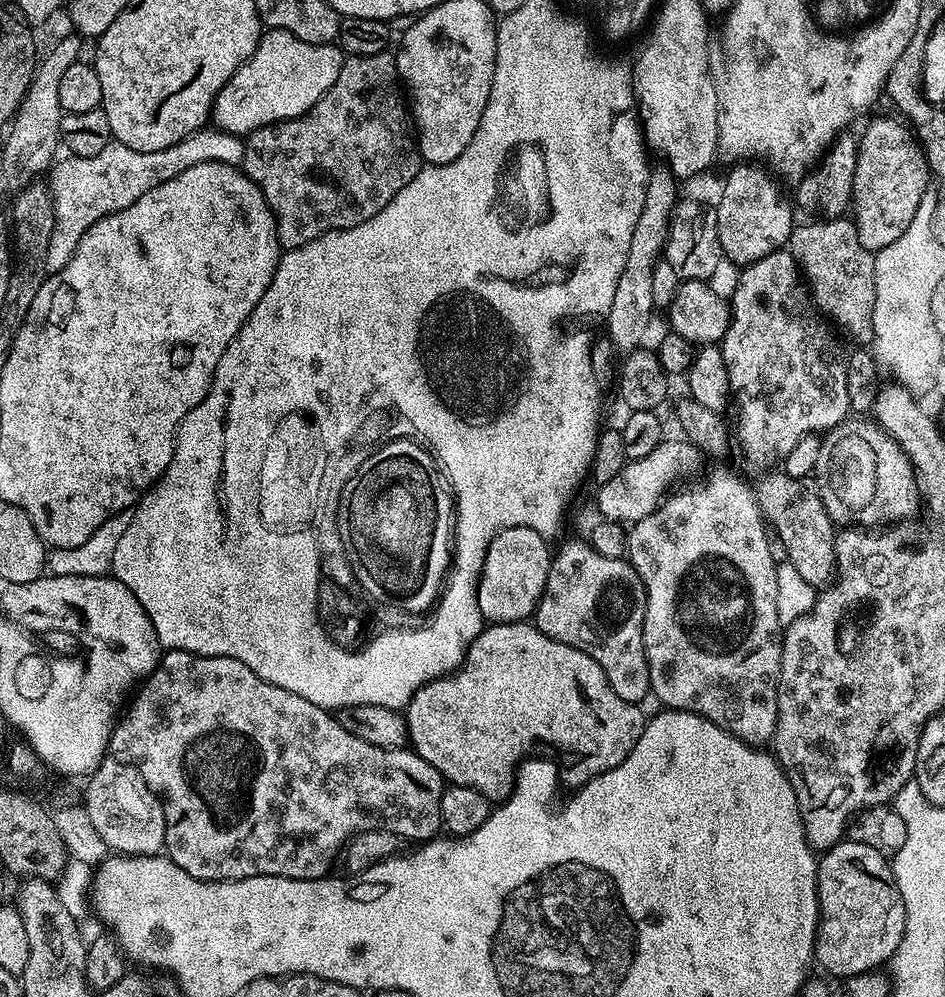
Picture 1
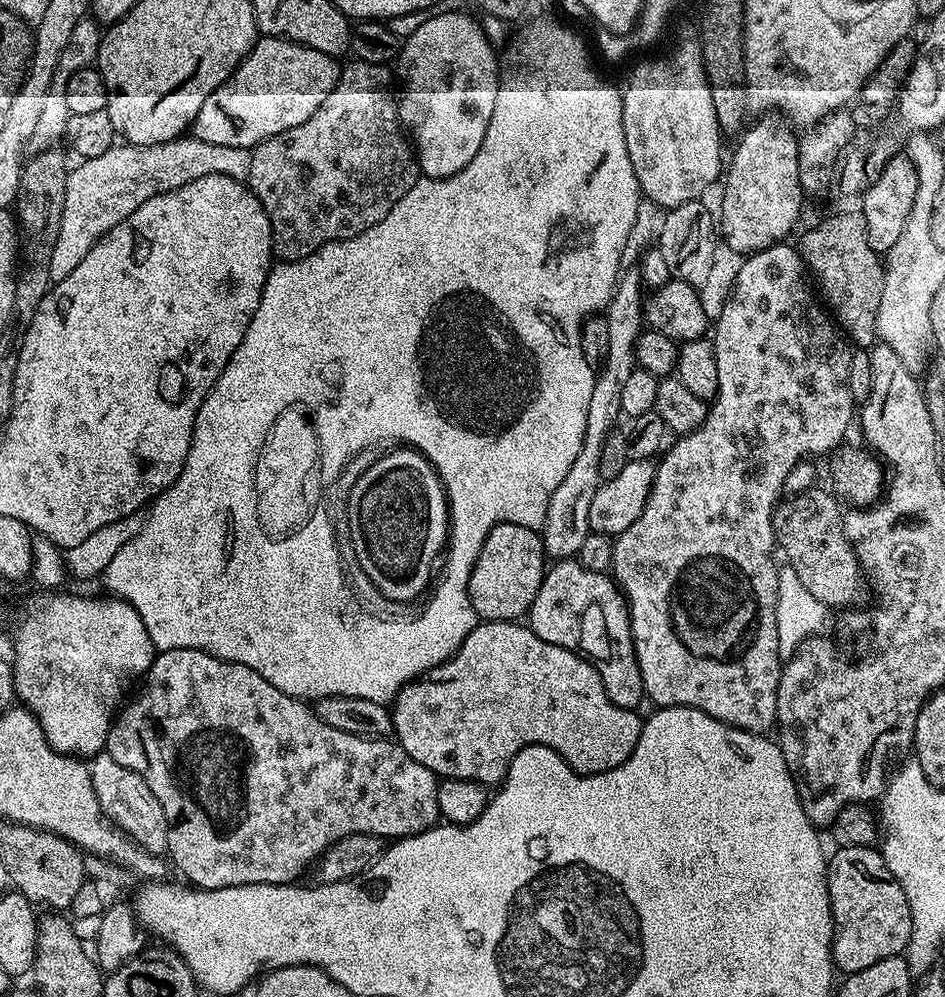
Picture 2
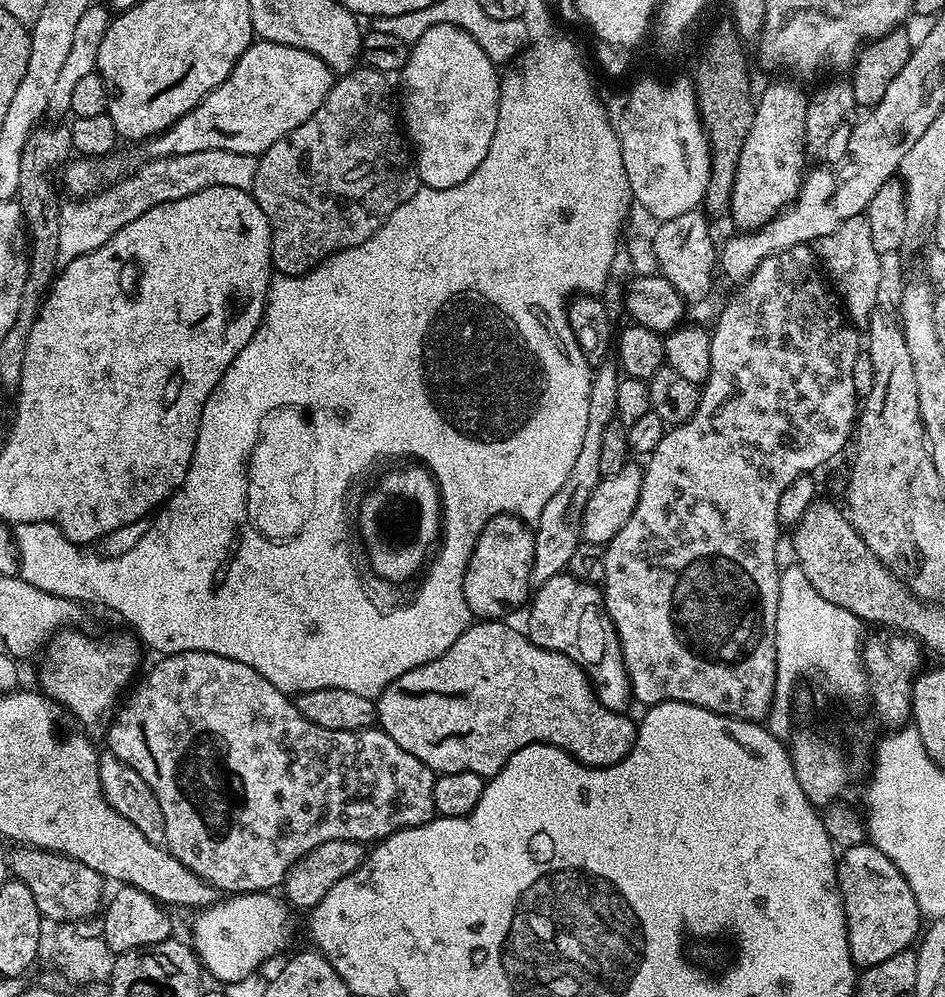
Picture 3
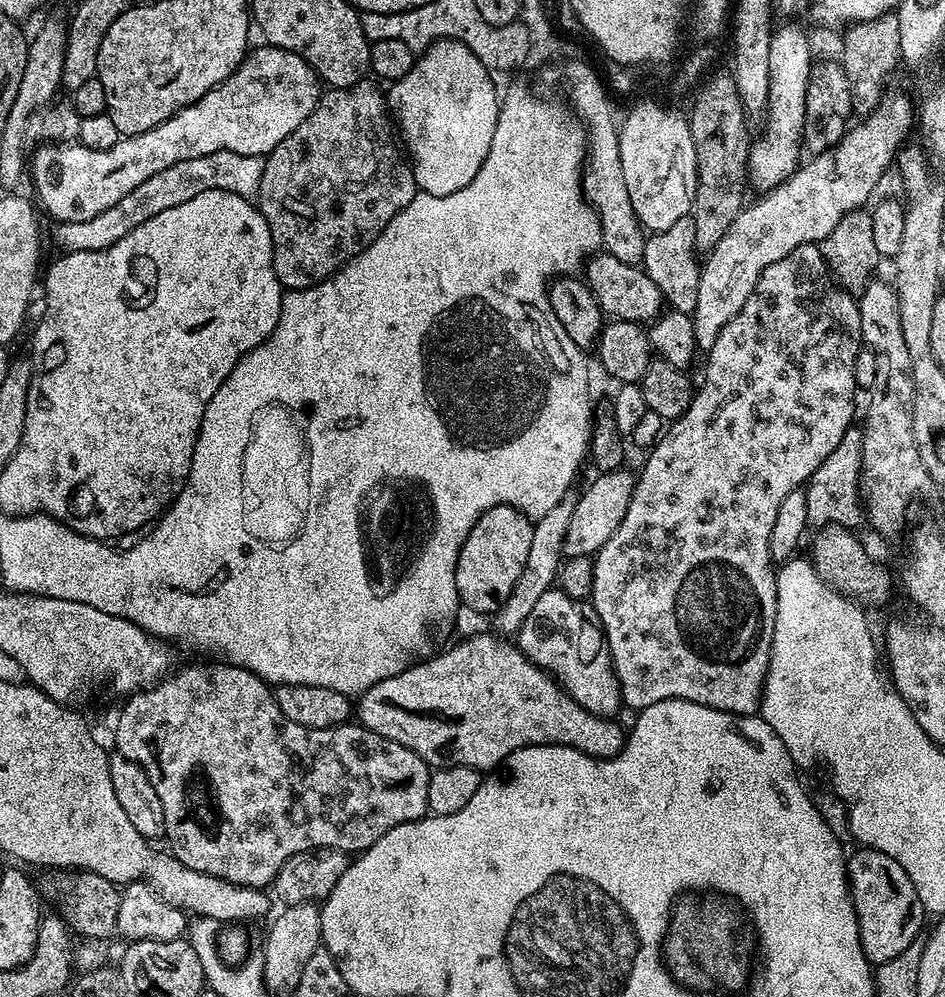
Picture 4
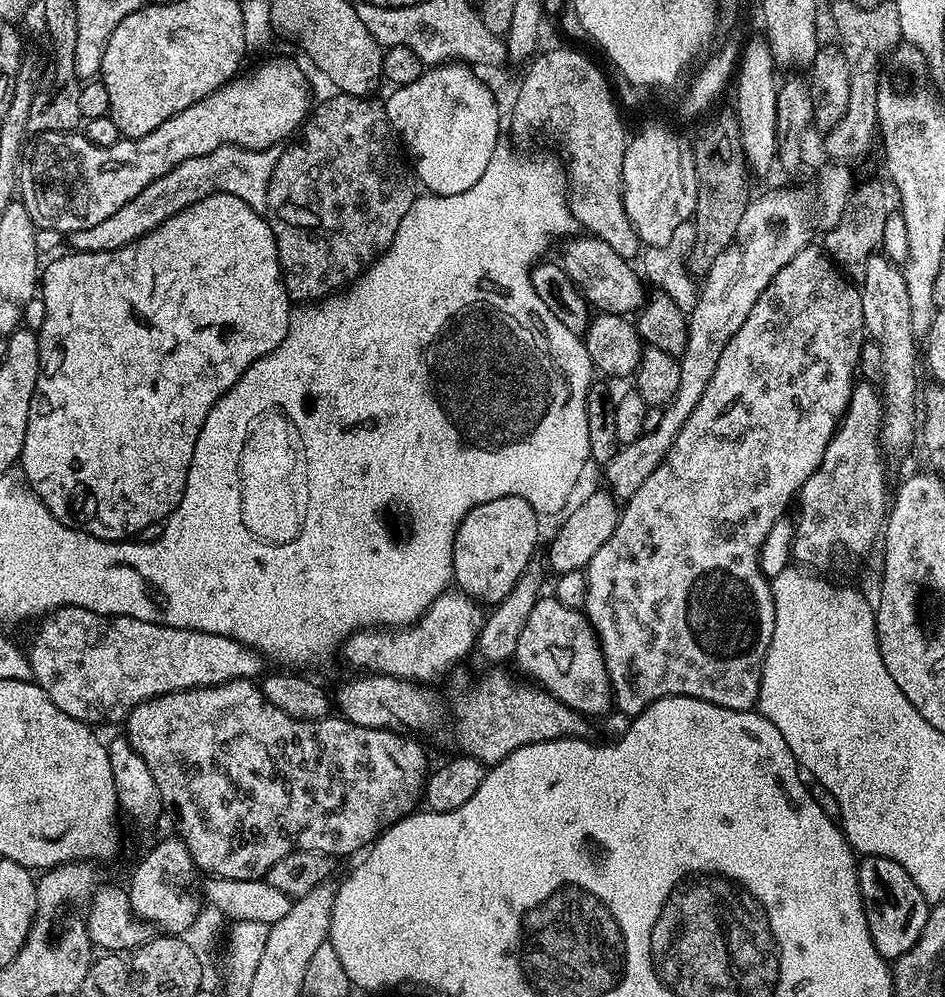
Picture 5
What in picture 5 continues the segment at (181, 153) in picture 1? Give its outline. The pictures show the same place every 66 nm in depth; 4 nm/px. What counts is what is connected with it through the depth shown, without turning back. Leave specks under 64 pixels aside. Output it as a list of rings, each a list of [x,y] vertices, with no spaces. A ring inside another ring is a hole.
[[[229,146],[219,148],[210,154],[202,154],[198,158],[190,158],[170,174],[162,174],[142,194],[137,194],[122,206],[122,210],[110,214],[110,218],[105,218],[103,222],[98,222],[98,226],[90,226],[90,230],[78,230],[71,233],[71,247],[78,252],[109,252],[118,250],[138,238],[142,238],[150,230],[162,226],[166,218],[174,218],[186,206],[194,206],[207,196],[213,196],[219,192],[234,194],[246,202],[255,212],[263,213],[268,206],[268,187],[270,178],[274,174],[274,166],[278,152],[276,148],[237,148]]]

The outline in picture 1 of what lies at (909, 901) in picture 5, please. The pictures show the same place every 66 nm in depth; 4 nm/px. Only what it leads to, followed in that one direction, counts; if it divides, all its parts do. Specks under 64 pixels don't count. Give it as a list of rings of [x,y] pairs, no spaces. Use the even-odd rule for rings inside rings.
[[[844,838],[819,857],[816,877],[820,925],[815,963],[835,978],[857,976],[887,965],[906,930],[906,906],[898,894],[889,857],[874,846]]]

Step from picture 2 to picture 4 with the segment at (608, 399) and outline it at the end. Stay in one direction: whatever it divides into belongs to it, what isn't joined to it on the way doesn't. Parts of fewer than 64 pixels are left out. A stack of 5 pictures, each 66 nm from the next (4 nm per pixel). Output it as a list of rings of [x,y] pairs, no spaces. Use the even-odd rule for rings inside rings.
[[[575,495],[563,496],[558,506],[554,506],[554,510],[550,510],[541,520],[533,523],[534,538],[530,542],[530,554],[526,558],[526,566],[522,566],[522,575],[518,577],[518,582],[514,582],[514,590],[510,590],[510,598],[506,598],[504,605],[491,617],[493,624],[491,627],[497,633],[519,633],[530,610],[534,610],[535,604],[538,603],[538,598],[542,598],[542,594],[546,594],[549,588],[557,583],[560,566],[565,559],[566,530],[570,530],[570,518],[574,515],[575,505]]]

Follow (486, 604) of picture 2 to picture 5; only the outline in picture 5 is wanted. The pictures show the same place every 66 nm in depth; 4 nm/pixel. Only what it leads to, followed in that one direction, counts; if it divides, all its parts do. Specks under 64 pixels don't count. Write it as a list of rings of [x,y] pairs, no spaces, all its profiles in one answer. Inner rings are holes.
[[[503,496],[474,506],[474,510],[462,518],[454,538],[452,574],[455,587],[477,602],[485,600],[488,606],[499,604],[533,563],[535,556],[532,555],[540,540],[540,523],[541,517],[526,498]]]

